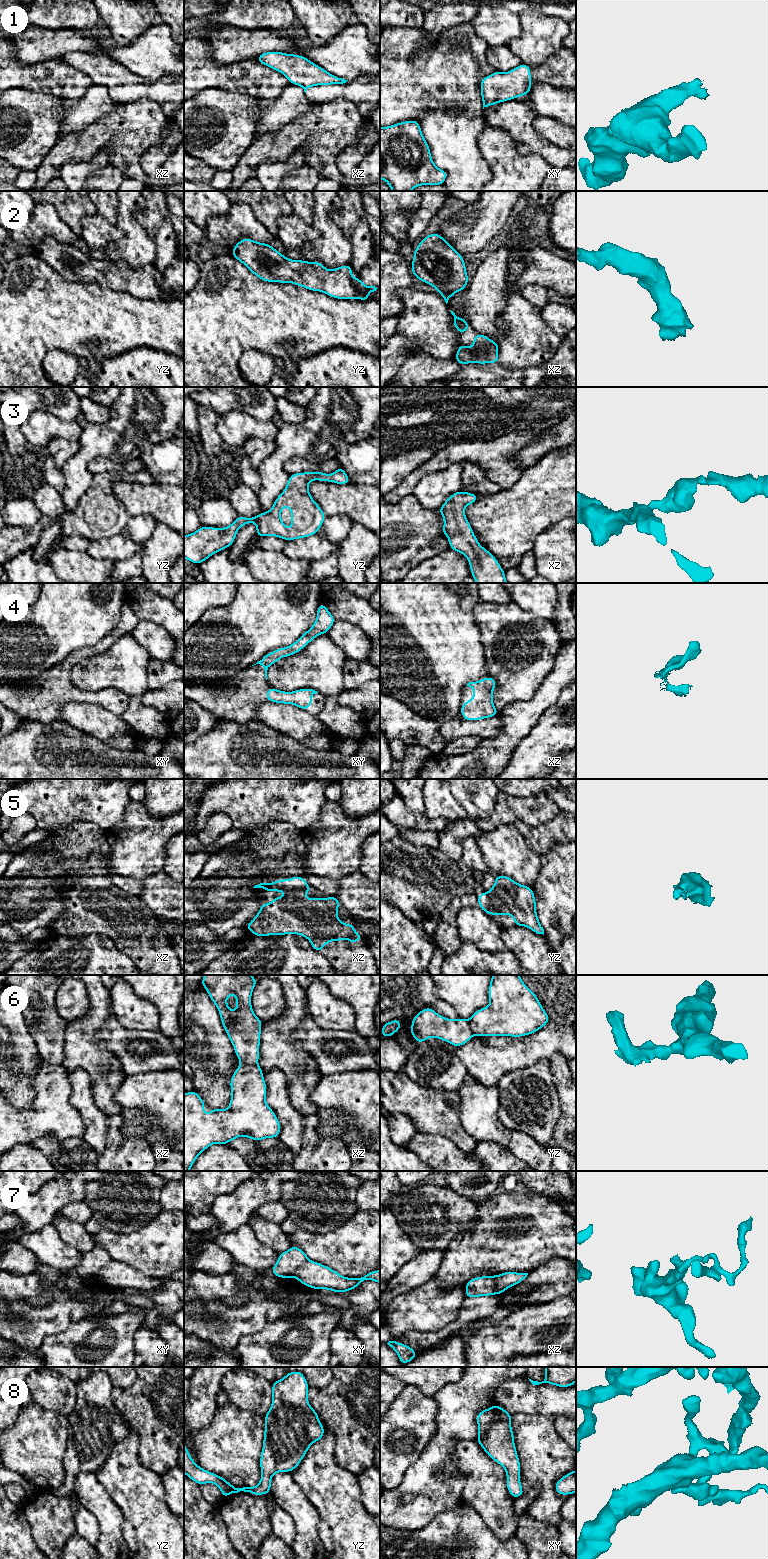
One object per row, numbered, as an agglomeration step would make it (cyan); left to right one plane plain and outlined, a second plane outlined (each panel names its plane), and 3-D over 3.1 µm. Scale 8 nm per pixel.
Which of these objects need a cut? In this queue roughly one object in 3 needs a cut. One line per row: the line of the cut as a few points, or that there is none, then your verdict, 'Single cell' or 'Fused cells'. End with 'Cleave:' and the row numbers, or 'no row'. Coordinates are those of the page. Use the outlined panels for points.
1: No split. Single cell
2: No split. Single cell
3: No split. Single cell
4: No split. Single cell
5: No split. Single cell
6: Split along xz (241, 1063), (257, 1065). Fused cells
7: Split along xz (498, 1275), (495, 1293). Fused cells
8: No split. Single cell
Cleave: 6, 7

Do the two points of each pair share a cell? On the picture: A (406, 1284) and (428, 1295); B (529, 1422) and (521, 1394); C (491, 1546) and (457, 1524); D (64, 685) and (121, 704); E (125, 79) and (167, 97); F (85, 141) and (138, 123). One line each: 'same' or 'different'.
A: different
B: different
C: same
D: same
E: same
F: same

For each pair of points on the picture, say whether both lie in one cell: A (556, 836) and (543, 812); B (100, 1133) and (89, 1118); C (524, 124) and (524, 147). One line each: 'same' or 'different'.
A: different
B: same
C: same

